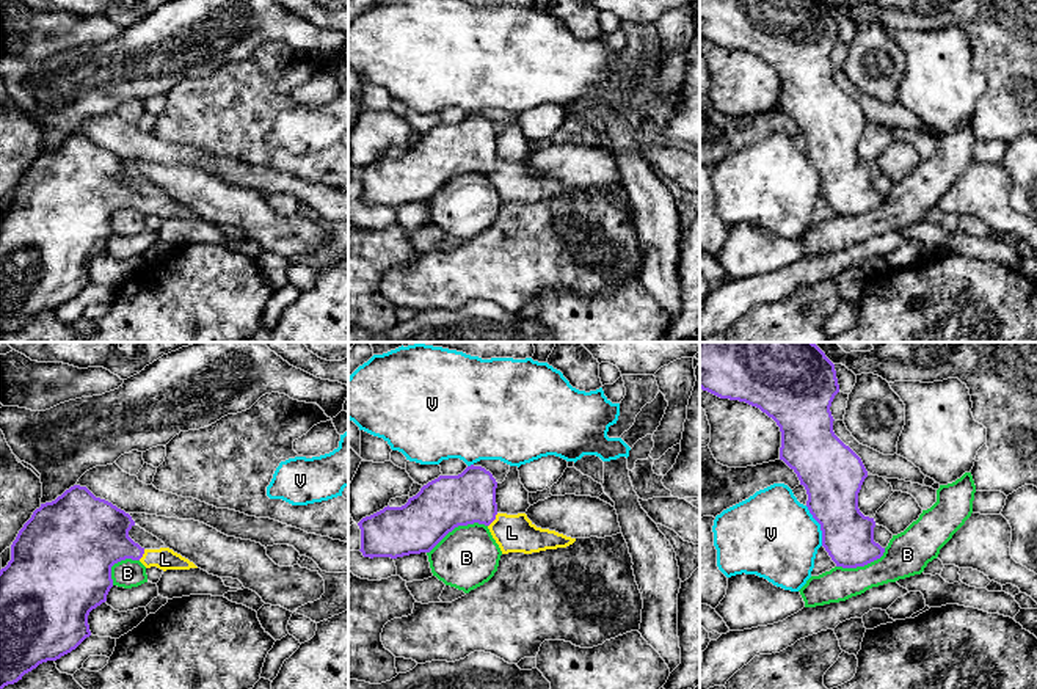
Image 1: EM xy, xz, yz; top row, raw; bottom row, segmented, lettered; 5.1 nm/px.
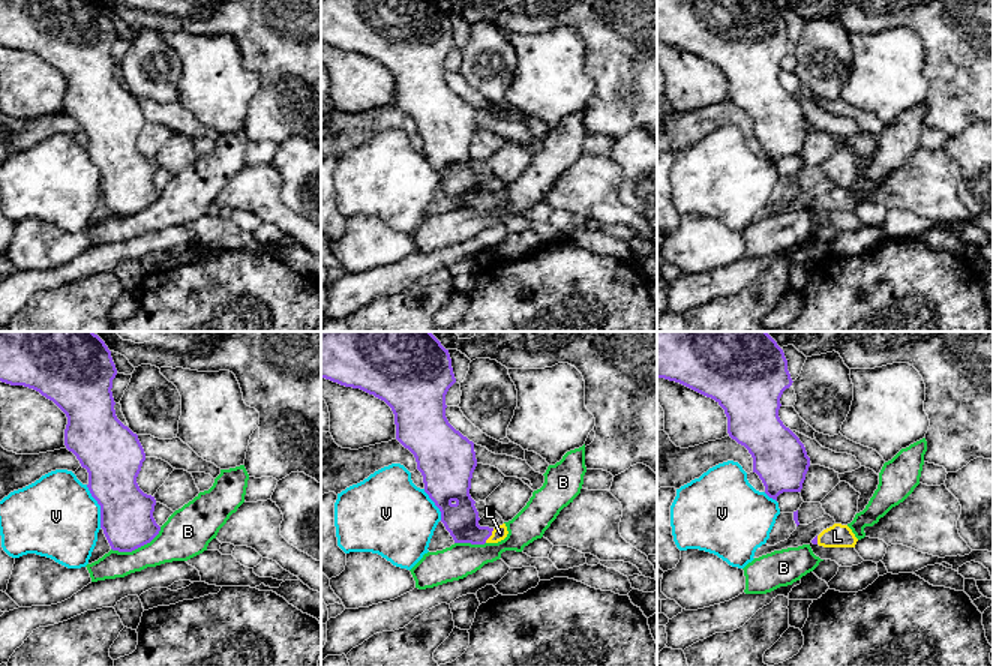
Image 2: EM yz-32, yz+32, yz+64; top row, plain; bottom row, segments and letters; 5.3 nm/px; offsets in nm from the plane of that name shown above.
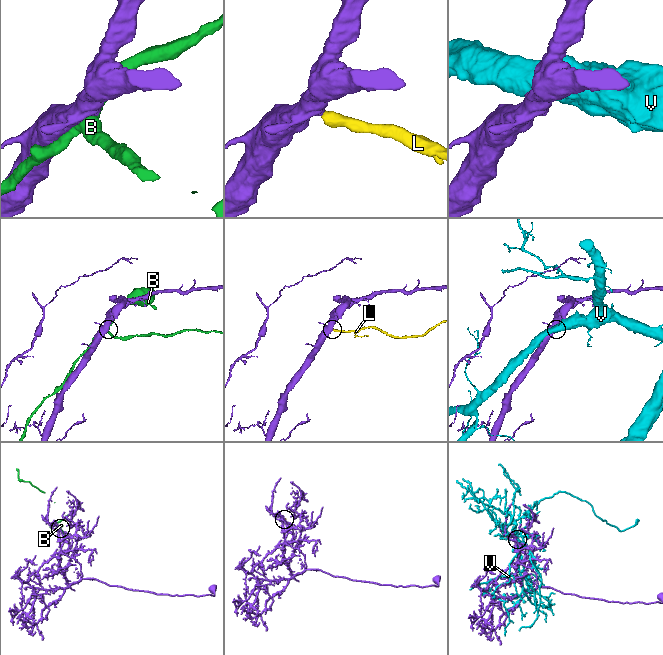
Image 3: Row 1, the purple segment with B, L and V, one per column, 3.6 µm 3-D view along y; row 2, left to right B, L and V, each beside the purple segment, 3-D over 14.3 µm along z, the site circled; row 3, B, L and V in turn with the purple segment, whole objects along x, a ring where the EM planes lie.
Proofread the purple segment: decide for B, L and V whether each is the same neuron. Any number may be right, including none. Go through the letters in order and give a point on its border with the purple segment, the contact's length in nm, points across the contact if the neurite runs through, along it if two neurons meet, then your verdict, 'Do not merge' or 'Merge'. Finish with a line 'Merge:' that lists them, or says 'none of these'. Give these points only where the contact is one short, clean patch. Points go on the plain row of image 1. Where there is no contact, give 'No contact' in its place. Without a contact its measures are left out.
B: Touches purple at xz (457, 174). Shared border 340 nm. Do not merge
L: Touches purple at xz (494, 167). Shared border 90 nm. Path across: xz (449, 149), (474, 149), (494, 167), (512, 181). Merge
V: Touches purple at yz (821, 174). Shared border 220 nm. Do not merge
Merge: L

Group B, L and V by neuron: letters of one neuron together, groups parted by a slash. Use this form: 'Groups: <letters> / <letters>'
Groups: B / L / V

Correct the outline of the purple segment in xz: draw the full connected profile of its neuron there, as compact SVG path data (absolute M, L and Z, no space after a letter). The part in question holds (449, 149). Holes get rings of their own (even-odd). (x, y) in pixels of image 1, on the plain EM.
M468 115L458 124L439 124L420 137L402 155L384 155L362 166L361 201L364 206L403 206L430 201L458 174L485 173L502 202L540 201L566 196L576 187L537 176L526 162L497 160L497 130L482 115Z

